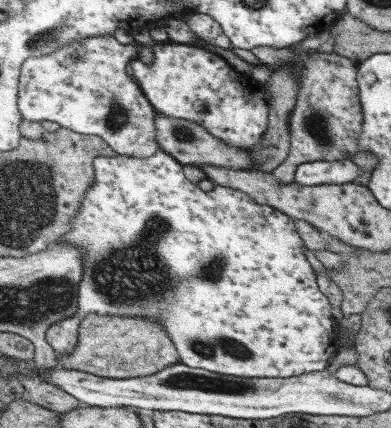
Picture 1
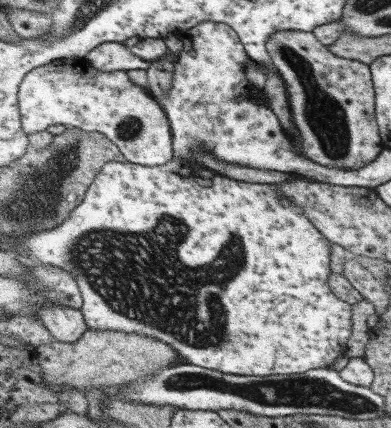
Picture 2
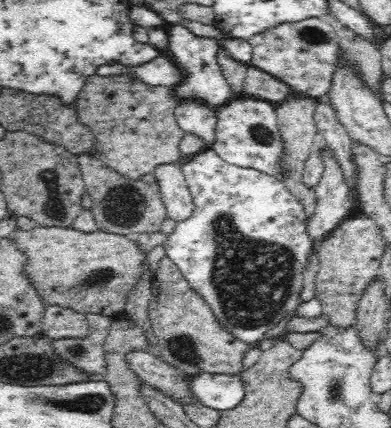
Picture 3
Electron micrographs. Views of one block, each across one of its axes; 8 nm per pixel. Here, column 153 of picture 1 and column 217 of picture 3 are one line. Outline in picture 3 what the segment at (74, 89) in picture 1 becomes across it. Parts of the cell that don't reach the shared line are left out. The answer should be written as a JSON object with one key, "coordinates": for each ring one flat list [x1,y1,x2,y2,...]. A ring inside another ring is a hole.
{"coordinates":[[242,96,236,100,230,100,228,104,214,110,216,112,216,128,214,128,214,144,212,150,224,160,234,166,260,170,264,174,270,174,278,180,284,180,284,168,282,158,286,154,284,140,278,130,278,116,276,116,276,104,270,104,266,100,256,100,250,96]]}

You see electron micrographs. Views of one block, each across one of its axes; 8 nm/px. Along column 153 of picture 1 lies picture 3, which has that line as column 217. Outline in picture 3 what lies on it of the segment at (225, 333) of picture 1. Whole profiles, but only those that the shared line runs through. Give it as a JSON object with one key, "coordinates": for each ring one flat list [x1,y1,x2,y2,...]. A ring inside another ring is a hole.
{"coordinates":[[212,148,188,156,180,168,186,176,196,210,190,218,178,222,176,230,166,236,166,254,176,262,184,274,182,278,186,278,192,290,208,302,218,322,232,336,250,346,254,342,262,342,268,338,268,330,280,328,288,314,294,310,298,312,298,306,302,304,300,294,304,286,304,272,310,254,314,254,314,248,318,246,318,240,308,236,306,208,282,180,260,170,224,162]]}

